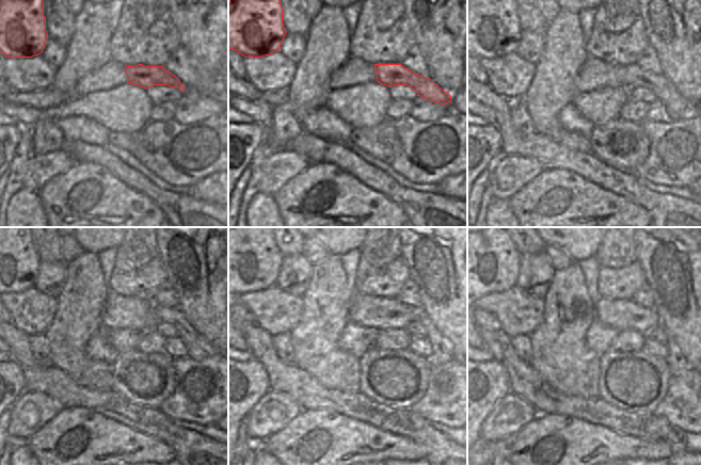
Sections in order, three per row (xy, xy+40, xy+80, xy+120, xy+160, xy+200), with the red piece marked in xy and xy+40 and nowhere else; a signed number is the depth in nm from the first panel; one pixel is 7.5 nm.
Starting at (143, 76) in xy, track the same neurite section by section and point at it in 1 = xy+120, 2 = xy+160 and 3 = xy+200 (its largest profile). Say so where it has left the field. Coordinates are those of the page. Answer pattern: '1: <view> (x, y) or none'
1: xy+120 (198, 348)
2: xy+160 (441, 354)
3: xy+200 (675, 359)

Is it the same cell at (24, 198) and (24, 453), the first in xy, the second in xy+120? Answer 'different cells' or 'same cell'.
same cell

